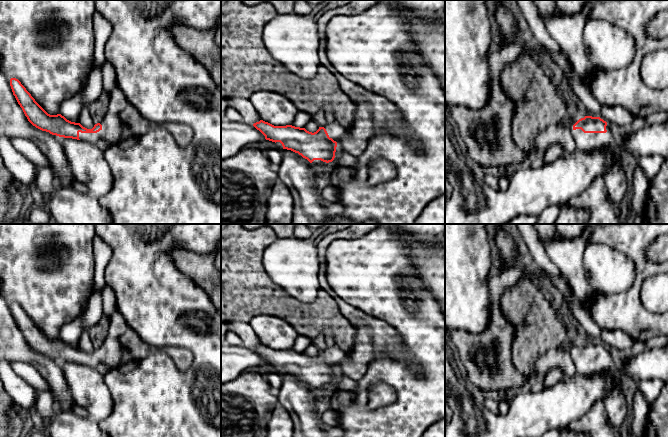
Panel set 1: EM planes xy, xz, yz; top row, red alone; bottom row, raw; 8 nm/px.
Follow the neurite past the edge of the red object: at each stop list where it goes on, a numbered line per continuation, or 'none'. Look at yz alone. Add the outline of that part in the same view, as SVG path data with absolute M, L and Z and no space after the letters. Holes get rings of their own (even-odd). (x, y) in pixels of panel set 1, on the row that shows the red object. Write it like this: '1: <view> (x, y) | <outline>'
1: yz (617, 187) | M579 117L572 120L567 119L570 122L568 128L576 149L586 153L607 151L611 154L612 163L603 176L607 195L615 205L625 202L629 192L629 185L622 169L621 155L617 152L617 144L608 125L606 126L606 133L584 133L581 129L573 129L573 125L579 120Z

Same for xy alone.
1: xy (111, 130) | M116 85L109 93L108 109L99 122L102 129L97 133L79 132L79 139L92 144L103 140L108 145L122 140L122 123L119 116L127 106L129 106L129 102L123 91Z

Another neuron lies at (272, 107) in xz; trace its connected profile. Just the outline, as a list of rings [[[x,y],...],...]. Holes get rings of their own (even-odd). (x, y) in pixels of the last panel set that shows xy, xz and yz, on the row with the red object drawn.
[[[254,92],[249,100],[261,120],[274,126],[292,125],[299,111],[290,99],[277,92]]]

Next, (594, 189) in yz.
[[[597,176],[581,194],[571,198],[568,204],[588,210],[590,217],[585,224],[622,224],[621,215],[609,200],[601,176]]]

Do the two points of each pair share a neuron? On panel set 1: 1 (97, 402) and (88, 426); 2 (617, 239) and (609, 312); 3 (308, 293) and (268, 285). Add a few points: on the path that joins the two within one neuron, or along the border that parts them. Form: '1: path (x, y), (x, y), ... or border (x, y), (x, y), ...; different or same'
1: border (89, 415), (98, 423); different
2: path (637, 257), (639, 279), (629, 298); same
3: border (265, 271), (283, 290), (301, 301); different

